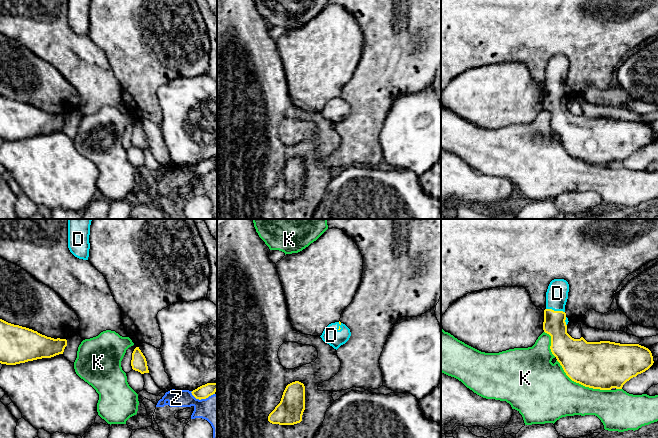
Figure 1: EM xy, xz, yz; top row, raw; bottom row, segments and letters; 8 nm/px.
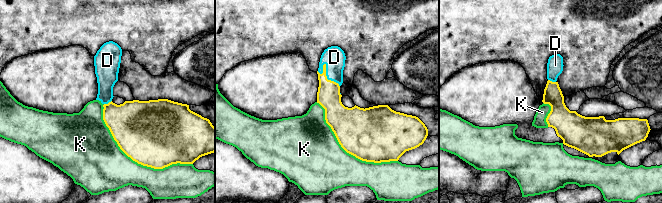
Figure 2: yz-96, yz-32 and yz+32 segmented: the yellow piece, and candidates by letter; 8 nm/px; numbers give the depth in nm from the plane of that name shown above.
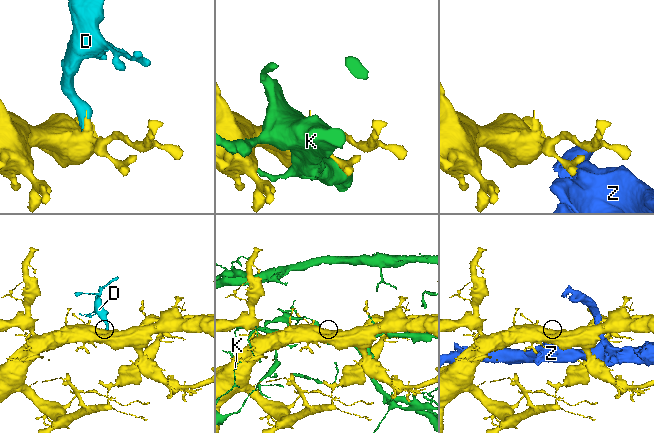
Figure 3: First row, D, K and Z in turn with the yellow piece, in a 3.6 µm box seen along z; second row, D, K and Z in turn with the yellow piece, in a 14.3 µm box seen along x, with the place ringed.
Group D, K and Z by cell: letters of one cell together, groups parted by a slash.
D / K / Z

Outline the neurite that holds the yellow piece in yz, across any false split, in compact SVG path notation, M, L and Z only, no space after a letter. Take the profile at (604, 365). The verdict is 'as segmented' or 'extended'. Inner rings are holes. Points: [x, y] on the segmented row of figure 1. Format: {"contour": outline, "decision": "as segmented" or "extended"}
{"contour": "M554 279L550 282L546 292L543 330L551 336L552 354L572 381L593 389L622 389L627 381L653 365L651 351L639 344L620 344L610 341L587 342L583 337L572 338L567 333L569 321L565 313L568 292L569 284L566 280Z", "decision": "extended"}

